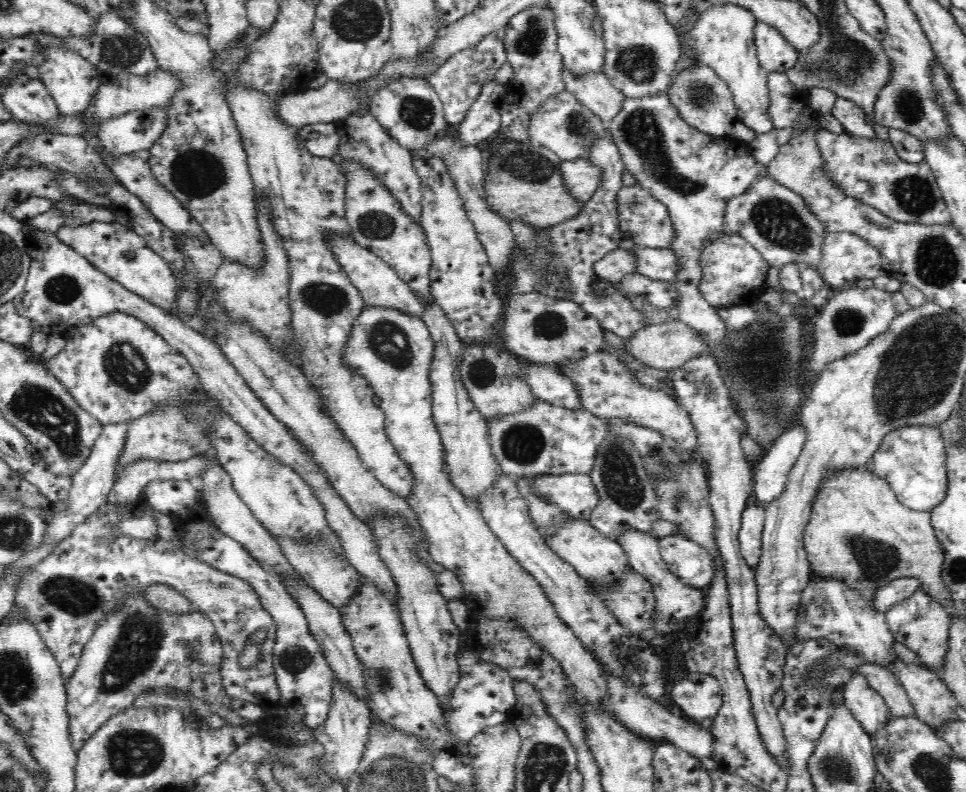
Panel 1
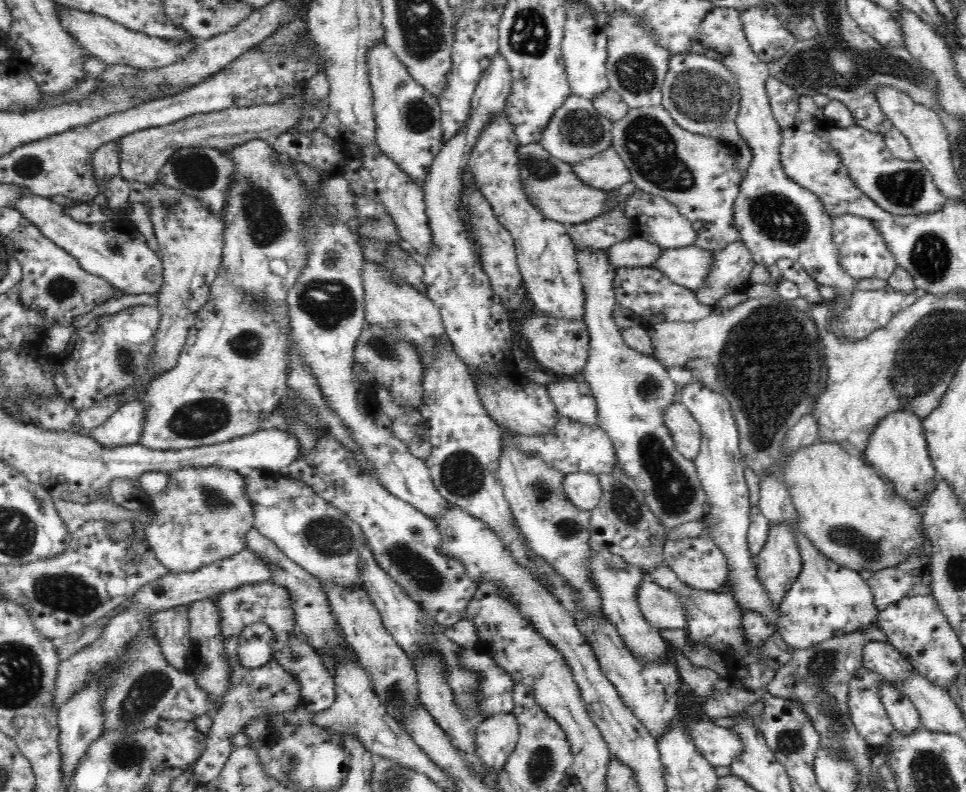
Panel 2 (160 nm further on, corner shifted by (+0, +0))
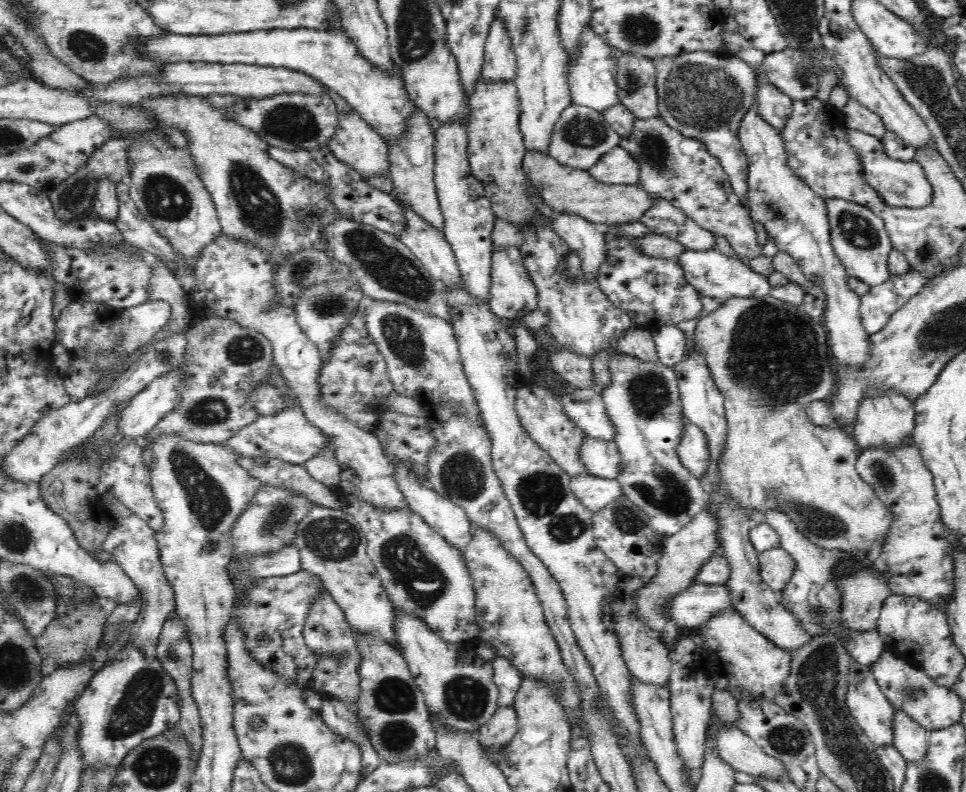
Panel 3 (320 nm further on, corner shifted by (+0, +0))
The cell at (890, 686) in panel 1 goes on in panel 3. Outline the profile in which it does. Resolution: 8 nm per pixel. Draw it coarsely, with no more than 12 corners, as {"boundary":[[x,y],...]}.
{"boundary":[[895,711],[893,746],[907,765],[920,763],[929,732]]}

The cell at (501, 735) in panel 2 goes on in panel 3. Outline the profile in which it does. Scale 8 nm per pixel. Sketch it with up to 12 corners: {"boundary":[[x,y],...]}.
{"boundary":[[499,706],[477,732],[484,749],[508,746],[518,732],[513,706]]}

